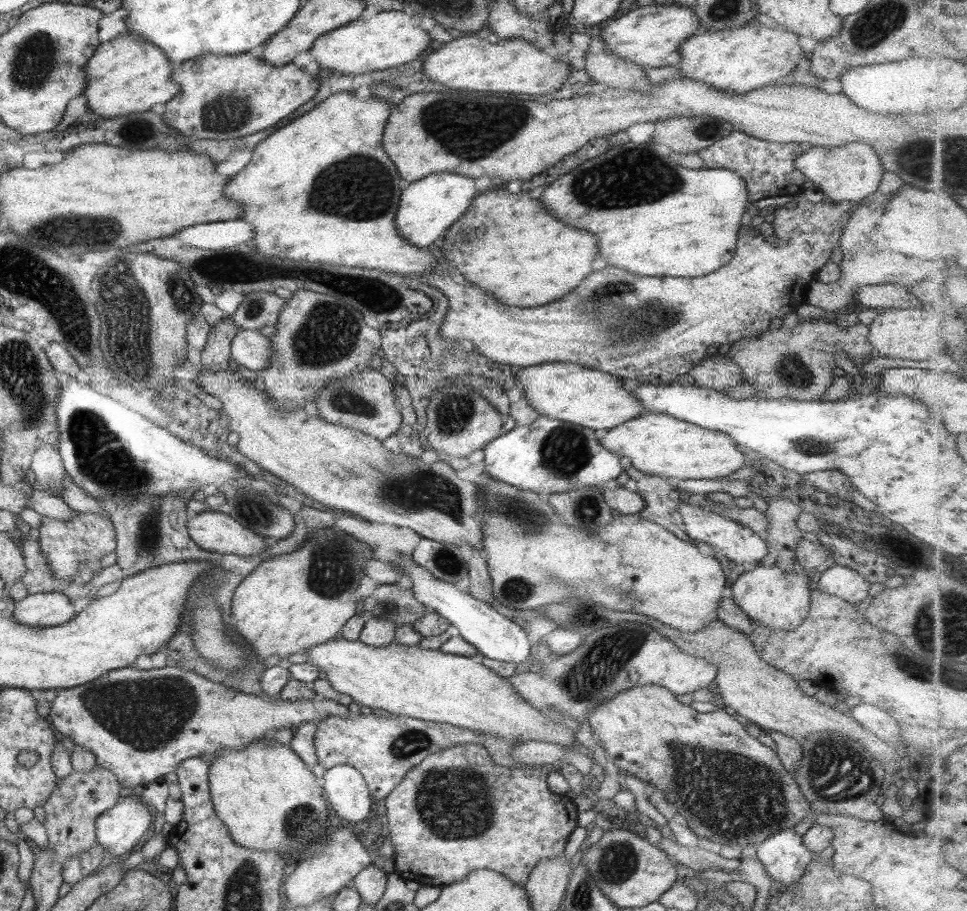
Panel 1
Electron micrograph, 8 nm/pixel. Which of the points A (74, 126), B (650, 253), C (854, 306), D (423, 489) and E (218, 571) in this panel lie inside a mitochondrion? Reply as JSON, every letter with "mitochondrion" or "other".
{"A":"other","B":"other","C":"other","D":"mitochondrion","E":"other"}

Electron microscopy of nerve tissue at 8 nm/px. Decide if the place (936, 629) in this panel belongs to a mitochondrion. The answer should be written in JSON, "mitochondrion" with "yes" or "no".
{"mitochondrion":"yes"}

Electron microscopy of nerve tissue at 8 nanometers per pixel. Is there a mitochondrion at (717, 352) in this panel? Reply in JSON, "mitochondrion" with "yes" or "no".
{"mitochondrion":"no"}

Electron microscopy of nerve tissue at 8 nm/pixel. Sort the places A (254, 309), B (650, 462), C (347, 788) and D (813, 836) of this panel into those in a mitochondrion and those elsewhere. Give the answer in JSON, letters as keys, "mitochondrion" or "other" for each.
{"A":"mitochondrion","B":"other","C":"other","D":"other"}

